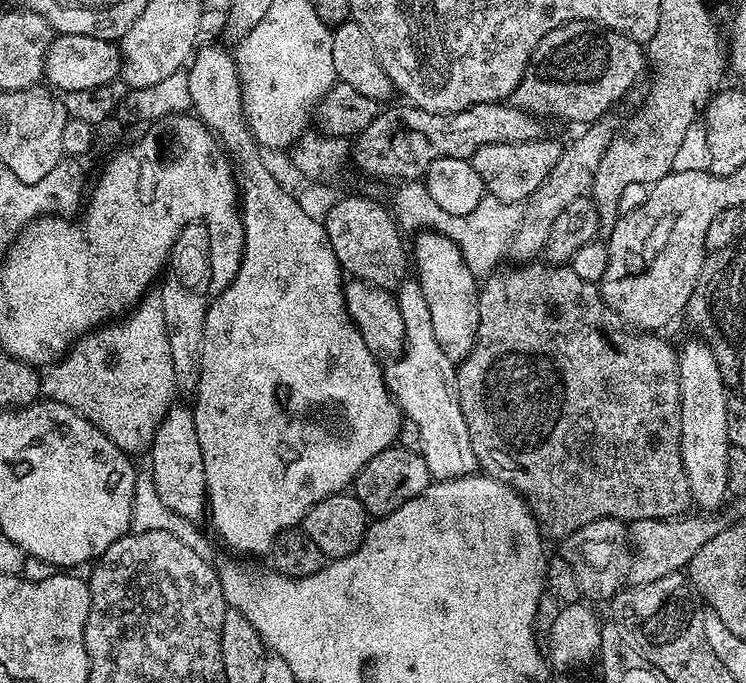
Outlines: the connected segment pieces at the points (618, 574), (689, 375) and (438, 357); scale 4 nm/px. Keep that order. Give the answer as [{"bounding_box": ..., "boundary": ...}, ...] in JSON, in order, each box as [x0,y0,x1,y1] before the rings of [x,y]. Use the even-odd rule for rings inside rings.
[{"bounding_box":[559,516,634,601],"boundary":[[[603,516],[600,520],[574,530],[574,534],[563,537],[559,544],[559,556],[570,562],[570,566],[574,566],[580,591],[585,597],[589,596],[589,601],[611,601],[612,597],[625,587],[634,559],[634,548],[630,543],[630,532],[625,521]]]},{"bounding_box":[678,338,729,510],"boundary":[[[695,338],[678,352],[680,362],[680,405],[682,406],[682,464],[686,470],[686,478],[690,482],[692,504],[700,510],[716,510],[724,499],[729,499],[728,479],[726,478],[726,458],[728,457],[728,401],[729,389],[724,383],[724,375],[718,366],[718,358],[712,353],[710,345],[703,339]]]},{"bounding_box":[384,278,478,480],"boundary":[[[405,278],[395,289],[394,295],[402,310],[404,350],[389,363],[392,365],[384,368],[388,391],[392,393],[392,399],[401,413],[412,419],[420,435],[418,451],[433,478],[453,480],[459,476],[471,476],[478,465],[456,389],[457,365],[442,354],[442,346],[438,346],[438,338],[434,338],[434,326],[430,326],[430,306],[426,304],[419,280]]]}]

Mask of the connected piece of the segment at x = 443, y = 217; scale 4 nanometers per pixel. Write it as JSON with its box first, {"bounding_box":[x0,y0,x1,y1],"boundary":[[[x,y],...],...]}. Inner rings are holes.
{"bounding_box":[394,182,523,278],"boundary":[[[404,182],[396,192],[396,208],[394,207],[396,223],[405,233],[415,233],[417,230],[431,230],[449,236],[462,250],[464,264],[477,278],[487,278],[497,271],[500,259],[509,255],[512,240],[518,232],[523,218],[523,207],[520,204],[502,202],[502,198],[484,195],[482,202],[470,214],[446,214],[434,198],[430,198],[428,187],[422,182]]]}

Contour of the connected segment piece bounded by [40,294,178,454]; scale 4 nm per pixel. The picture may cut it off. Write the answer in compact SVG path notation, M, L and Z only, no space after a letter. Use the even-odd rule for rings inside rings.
M145 295L119 322L81 336L59 363L41 375L40 396L70 406L124 452L147 453L162 418L174 406L172 399L178 396L159 295Z

